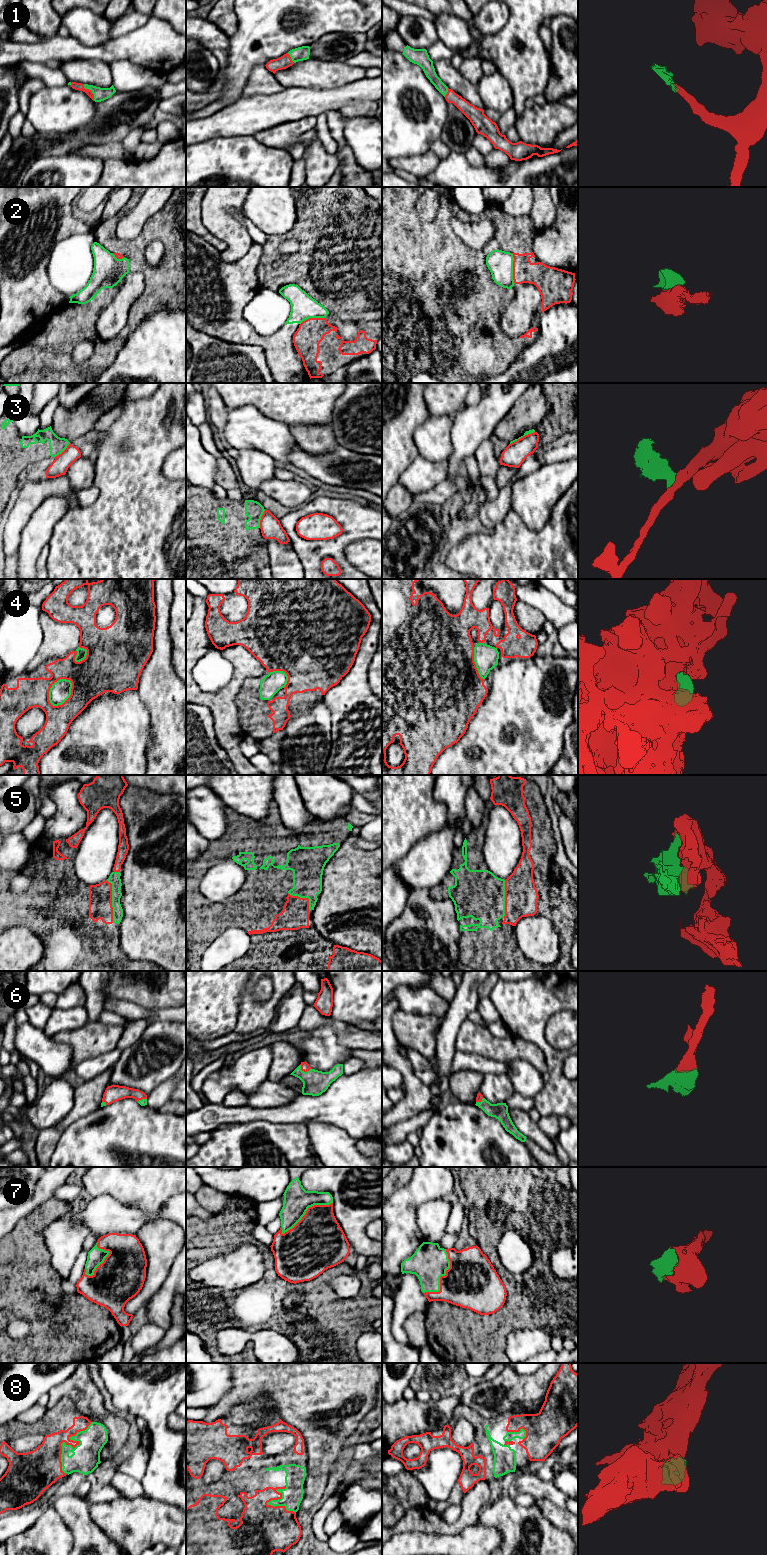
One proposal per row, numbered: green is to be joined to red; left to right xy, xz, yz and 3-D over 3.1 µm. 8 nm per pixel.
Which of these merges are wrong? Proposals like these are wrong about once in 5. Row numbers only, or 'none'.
2, 3, 4

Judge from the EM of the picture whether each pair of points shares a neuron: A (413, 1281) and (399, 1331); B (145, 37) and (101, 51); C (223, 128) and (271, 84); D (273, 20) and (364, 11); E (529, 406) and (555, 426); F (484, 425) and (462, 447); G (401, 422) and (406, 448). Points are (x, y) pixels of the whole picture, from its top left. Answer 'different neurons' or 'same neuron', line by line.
A: same neuron
B: same neuron
C: different neurons
D: same neuron
E: different neurons
F: same neuron
G: same neuron

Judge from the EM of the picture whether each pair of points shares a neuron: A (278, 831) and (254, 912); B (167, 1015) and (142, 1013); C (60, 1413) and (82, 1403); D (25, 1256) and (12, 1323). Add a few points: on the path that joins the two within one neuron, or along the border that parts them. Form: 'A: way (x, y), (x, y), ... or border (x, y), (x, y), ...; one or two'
A: way (272, 851), (272, 870), (263, 892); one
B: way (161, 1014), (148, 1014); one
C: border (49, 1407), (57, 1407), (65, 1397), (83, 1415); two
D: way (12, 1273), (12, 1306); one

